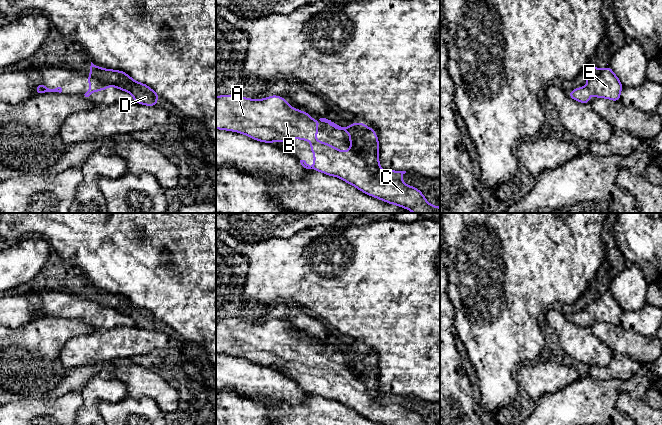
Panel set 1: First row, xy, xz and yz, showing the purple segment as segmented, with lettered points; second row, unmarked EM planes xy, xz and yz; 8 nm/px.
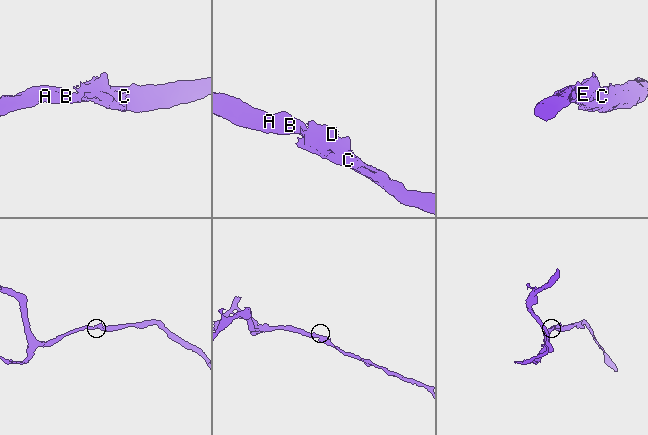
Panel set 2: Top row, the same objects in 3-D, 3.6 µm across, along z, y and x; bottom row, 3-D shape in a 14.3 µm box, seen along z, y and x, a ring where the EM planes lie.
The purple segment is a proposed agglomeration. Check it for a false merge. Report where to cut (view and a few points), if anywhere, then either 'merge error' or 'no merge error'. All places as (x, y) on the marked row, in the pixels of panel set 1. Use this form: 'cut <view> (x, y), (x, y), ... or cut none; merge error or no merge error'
cut none; no merge error

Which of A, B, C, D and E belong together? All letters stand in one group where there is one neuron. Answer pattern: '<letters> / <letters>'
A B C D E

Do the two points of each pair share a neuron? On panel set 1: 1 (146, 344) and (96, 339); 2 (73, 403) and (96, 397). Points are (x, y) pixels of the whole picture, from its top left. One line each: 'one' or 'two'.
1: one
2: two

